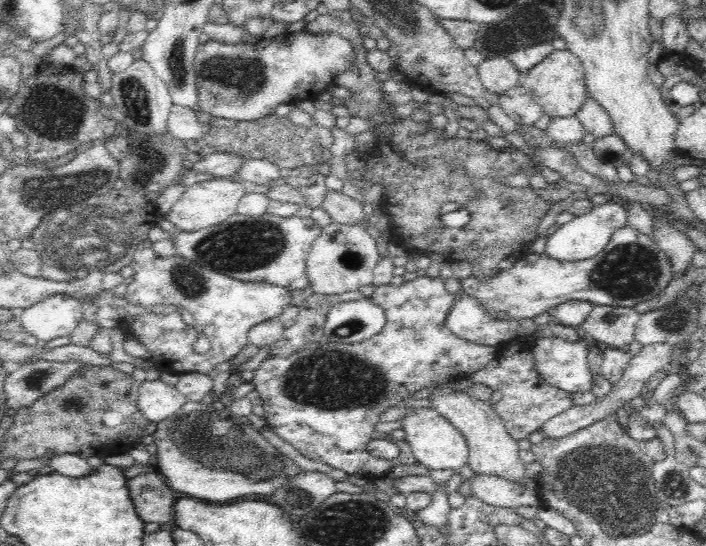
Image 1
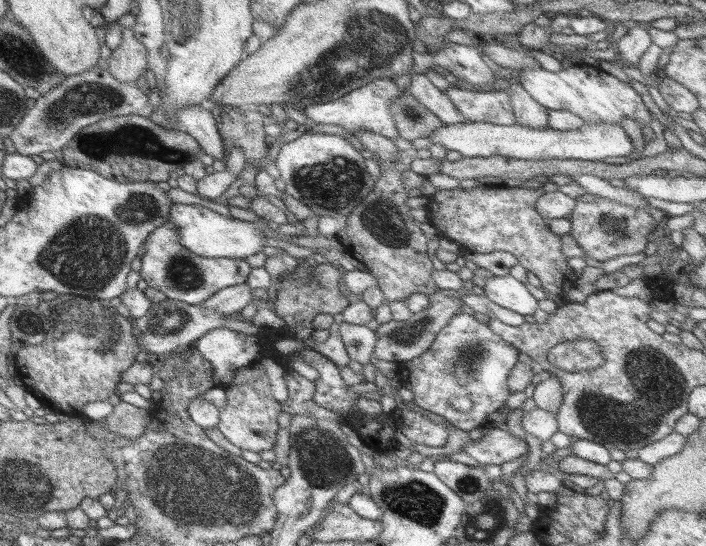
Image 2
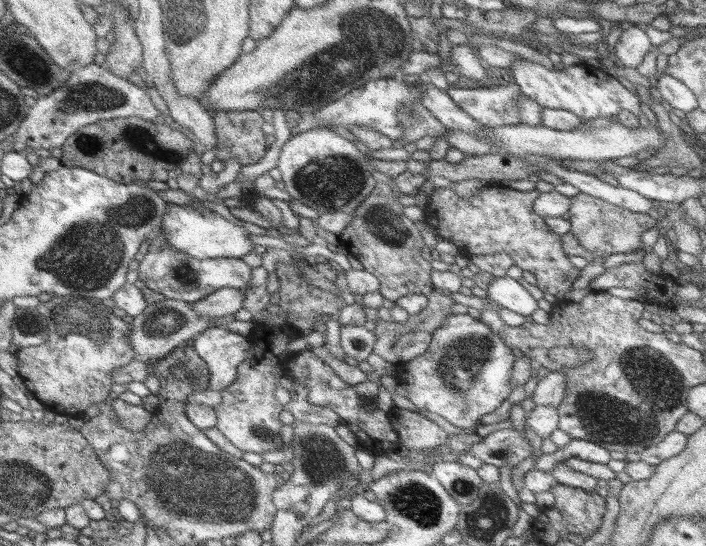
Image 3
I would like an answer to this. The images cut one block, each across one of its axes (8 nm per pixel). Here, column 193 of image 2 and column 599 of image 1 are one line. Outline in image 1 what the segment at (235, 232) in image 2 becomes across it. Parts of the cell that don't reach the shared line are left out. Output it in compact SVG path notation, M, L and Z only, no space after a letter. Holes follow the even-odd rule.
M609 201L601 205L595 205L584 216L576 216L576 219L561 228L552 236L548 236L546 254L558 260L576 262L590 260L596 257L610 244L612 236L621 229L629 226L626 209L620 203Z

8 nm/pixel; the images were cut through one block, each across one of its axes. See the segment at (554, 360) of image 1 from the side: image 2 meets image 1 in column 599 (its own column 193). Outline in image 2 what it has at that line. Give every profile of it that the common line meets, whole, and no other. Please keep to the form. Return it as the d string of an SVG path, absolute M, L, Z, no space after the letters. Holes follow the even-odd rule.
M229 328L210 330L193 342L192 346L213 369L215 388L223 388L235 370L263 356L261 342L256 335L247 336Z

